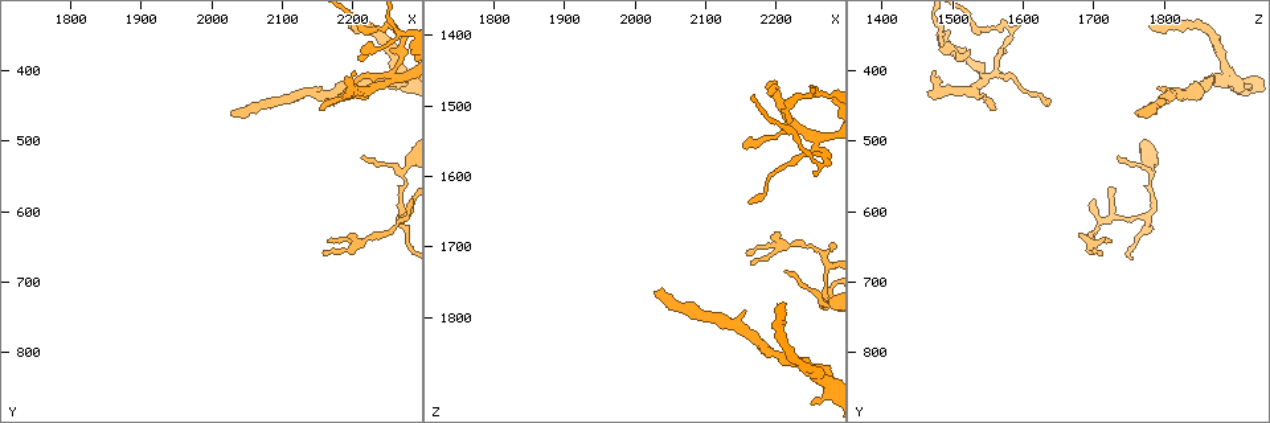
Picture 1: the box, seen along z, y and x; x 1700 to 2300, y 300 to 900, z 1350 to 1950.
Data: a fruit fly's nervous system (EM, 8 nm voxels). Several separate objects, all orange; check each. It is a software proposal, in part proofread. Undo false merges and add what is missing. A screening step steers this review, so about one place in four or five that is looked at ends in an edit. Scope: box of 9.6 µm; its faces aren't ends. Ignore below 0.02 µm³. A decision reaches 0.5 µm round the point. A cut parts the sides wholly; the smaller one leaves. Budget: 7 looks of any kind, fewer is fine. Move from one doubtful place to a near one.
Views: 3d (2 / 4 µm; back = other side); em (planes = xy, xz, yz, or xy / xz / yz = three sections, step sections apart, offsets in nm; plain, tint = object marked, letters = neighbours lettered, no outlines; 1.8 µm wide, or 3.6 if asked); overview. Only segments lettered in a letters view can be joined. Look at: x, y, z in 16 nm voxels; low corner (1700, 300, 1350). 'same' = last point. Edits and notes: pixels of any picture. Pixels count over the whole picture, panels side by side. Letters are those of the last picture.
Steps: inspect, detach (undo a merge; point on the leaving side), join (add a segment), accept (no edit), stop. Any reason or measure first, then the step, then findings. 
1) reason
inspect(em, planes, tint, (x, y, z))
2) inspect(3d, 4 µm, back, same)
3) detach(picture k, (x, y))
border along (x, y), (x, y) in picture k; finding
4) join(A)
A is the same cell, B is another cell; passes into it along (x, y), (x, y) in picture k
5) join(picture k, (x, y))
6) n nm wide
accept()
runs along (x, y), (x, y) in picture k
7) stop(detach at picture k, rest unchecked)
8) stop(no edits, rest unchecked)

two arms in line, one across
inspect(3d, 4 µm, (2270, 605, 1775))

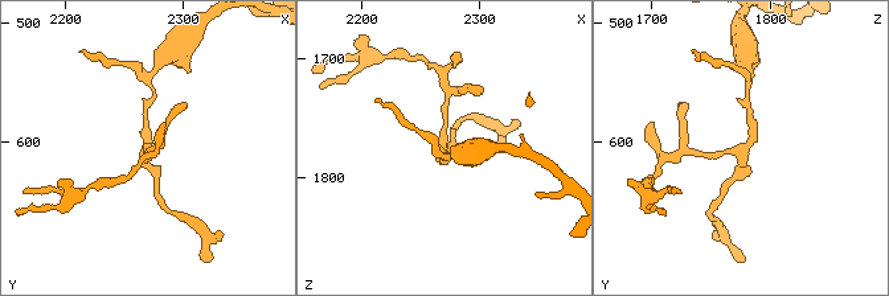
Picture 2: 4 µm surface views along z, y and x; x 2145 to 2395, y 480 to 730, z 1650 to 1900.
now the EM
inspect(em, planes, letters, (2266, 608, 1772))

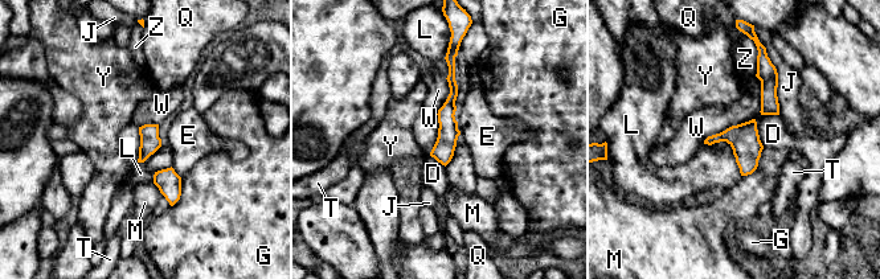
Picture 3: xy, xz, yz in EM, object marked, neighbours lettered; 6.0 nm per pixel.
130 nm wide
accept()
D, E, G, J, L, M, Q, T, W, Y and Z are other cells; continuous, no second neuron

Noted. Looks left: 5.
thin end
inspect(3d, 4 µm, (2160, 445, 1635))

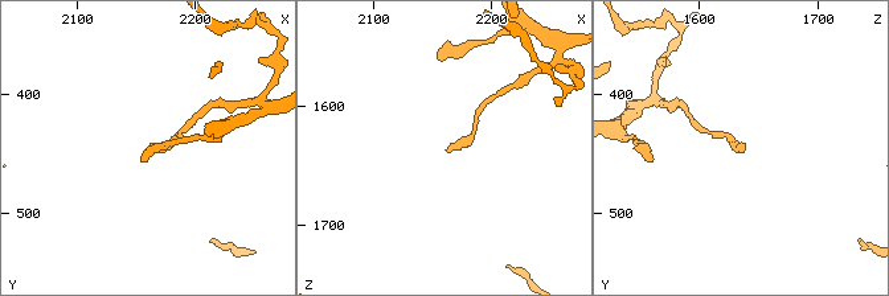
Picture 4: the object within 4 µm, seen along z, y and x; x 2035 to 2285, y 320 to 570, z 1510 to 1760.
shape alone is not enough
inspect(em, planes, letters, (2166, 438, 1638))

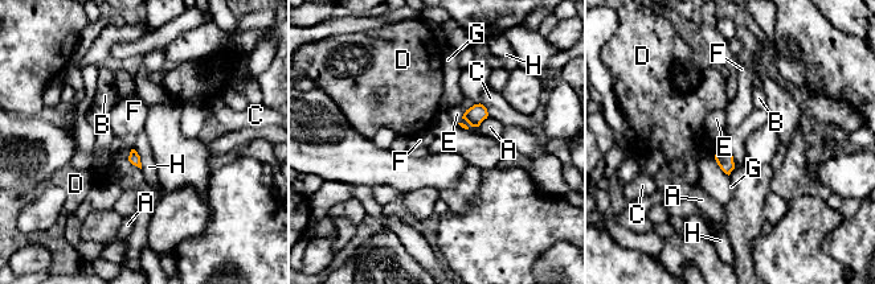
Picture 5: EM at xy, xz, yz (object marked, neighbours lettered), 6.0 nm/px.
70 nm wide
accept()
A, B, C, D, E, F, G and H are other cells; none of them fits

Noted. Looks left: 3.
calibre changes
inspect(em, xz, step 8, letters, (2270, 350, 1490))

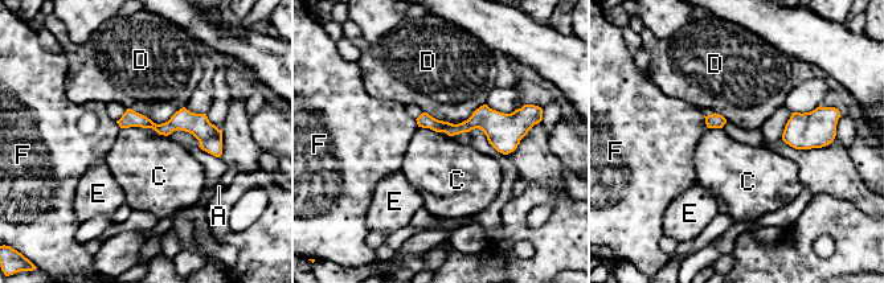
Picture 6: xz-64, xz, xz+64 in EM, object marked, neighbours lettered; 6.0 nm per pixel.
accept()
A, C, D, E and F are other cells; runs along (420, 121), (494, 123), (520, 134) in picture 6; continuous, no second neuron

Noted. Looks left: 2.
stop(no edits, rest unchecked)

